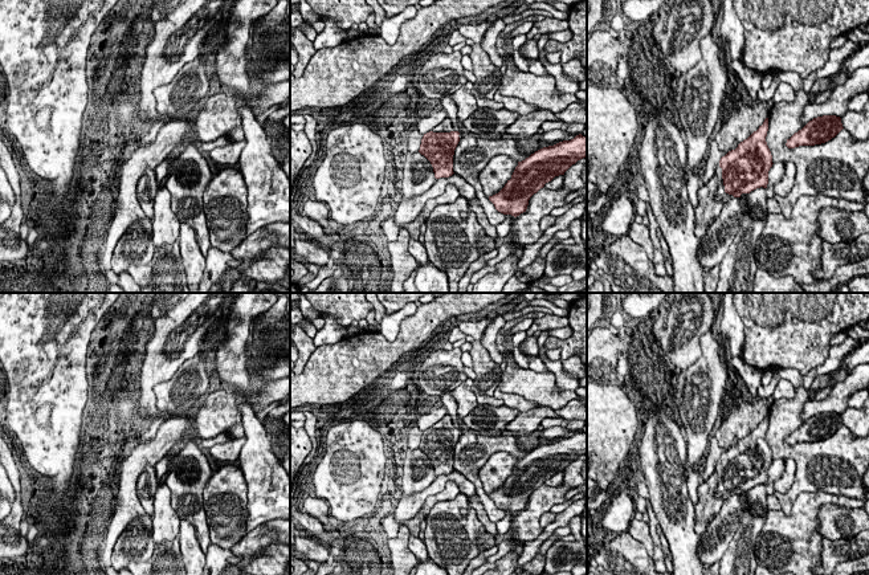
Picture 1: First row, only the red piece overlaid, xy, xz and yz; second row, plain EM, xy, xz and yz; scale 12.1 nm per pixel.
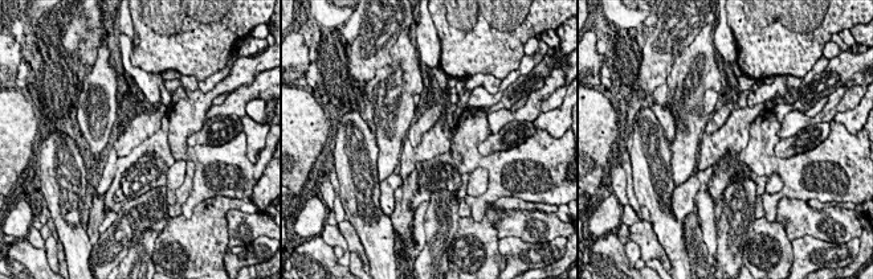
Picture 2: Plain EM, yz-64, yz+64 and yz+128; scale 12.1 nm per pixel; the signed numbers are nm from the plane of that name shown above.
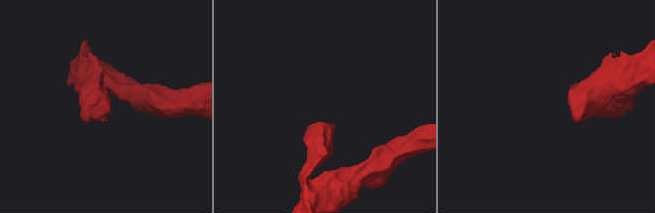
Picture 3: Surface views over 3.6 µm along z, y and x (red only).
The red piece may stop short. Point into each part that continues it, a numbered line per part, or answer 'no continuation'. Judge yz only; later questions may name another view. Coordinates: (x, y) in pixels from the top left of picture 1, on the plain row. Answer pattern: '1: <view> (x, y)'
1: yz (712, 493)

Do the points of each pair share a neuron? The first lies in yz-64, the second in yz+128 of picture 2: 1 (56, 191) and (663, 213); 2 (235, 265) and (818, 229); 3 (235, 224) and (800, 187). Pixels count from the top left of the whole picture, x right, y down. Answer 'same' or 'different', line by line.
1: same
2: different
3: different

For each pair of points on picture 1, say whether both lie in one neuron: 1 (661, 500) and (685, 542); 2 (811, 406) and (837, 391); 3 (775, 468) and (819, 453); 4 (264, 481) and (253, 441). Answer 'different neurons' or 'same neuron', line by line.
1: same neuron
2: same neuron
3: different neurons
4: same neuron

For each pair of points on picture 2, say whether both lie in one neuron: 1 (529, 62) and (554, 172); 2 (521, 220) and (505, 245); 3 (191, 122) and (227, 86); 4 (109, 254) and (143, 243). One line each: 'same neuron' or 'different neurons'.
1: different neurons
2: different neurons
3: same neuron
4: different neurons

